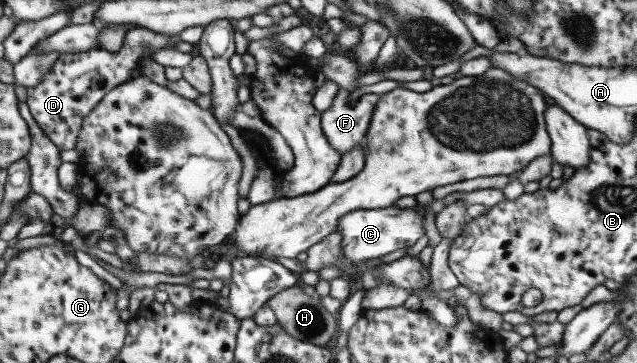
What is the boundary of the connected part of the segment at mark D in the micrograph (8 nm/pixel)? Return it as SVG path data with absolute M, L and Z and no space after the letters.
M143 27L127 31L122 48L116 52L92 49L78 54L60 54L55 65L35 89L27 89L26 104L32 118L45 135L62 151L75 149L79 130L84 119L101 102L102 98L113 88L128 82L135 75L140 75L136 66L145 57L152 60L152 52L161 48L175 49L173 43L180 40L181 34L175 37L159 34Z

